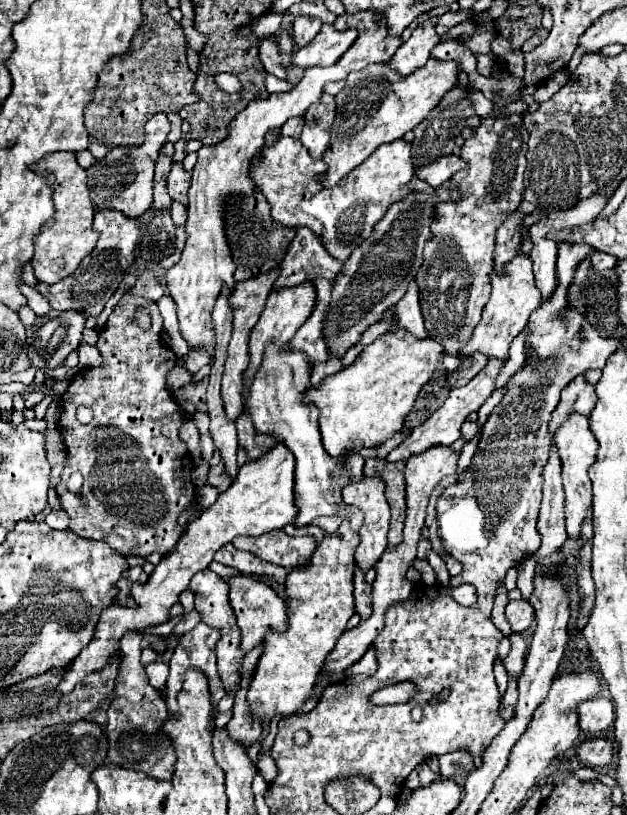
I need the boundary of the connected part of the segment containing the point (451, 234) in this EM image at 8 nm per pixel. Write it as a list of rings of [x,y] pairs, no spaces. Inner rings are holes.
[[[520,114],[482,118],[460,148],[460,156],[468,162],[464,176],[452,178],[458,180],[464,198],[436,206],[438,218],[432,222],[434,238],[424,248],[424,264],[416,274],[416,284],[426,330],[444,346],[446,354],[458,356],[488,302],[488,274],[494,268],[494,234],[500,222],[520,206],[526,150],[528,130]]]

